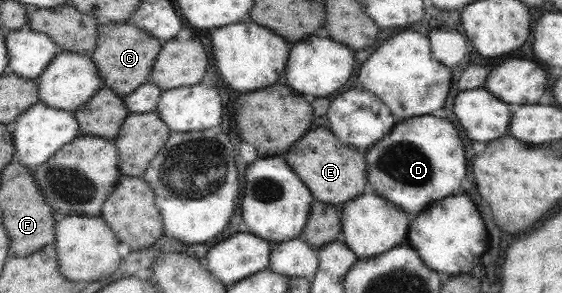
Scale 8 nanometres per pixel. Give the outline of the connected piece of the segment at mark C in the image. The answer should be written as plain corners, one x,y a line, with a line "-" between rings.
100,21
96,28
95,47
89,58
95,66
101,88
110,89
118,97
124,97
149,81
150,71
159,50
160,43
157,39
130,22

